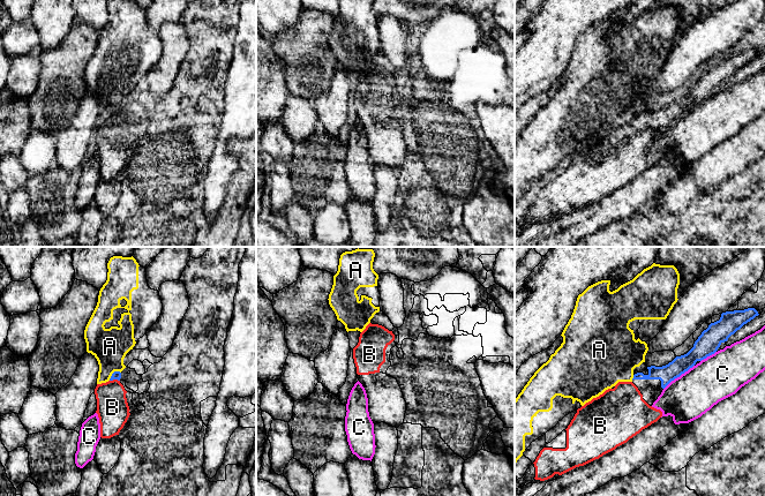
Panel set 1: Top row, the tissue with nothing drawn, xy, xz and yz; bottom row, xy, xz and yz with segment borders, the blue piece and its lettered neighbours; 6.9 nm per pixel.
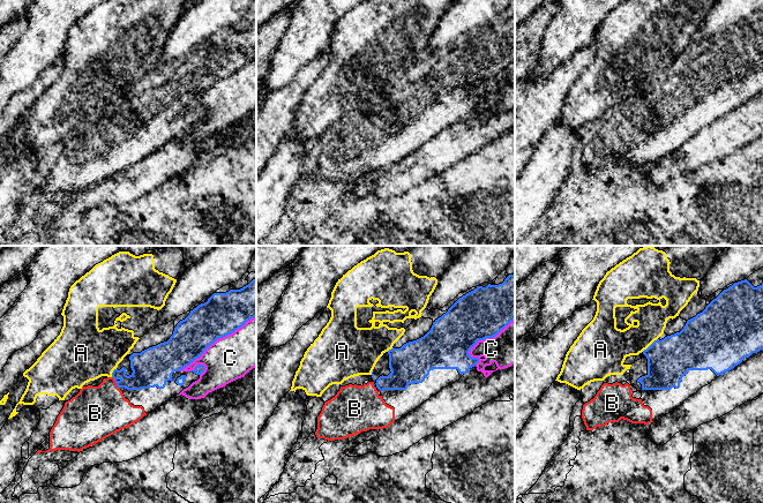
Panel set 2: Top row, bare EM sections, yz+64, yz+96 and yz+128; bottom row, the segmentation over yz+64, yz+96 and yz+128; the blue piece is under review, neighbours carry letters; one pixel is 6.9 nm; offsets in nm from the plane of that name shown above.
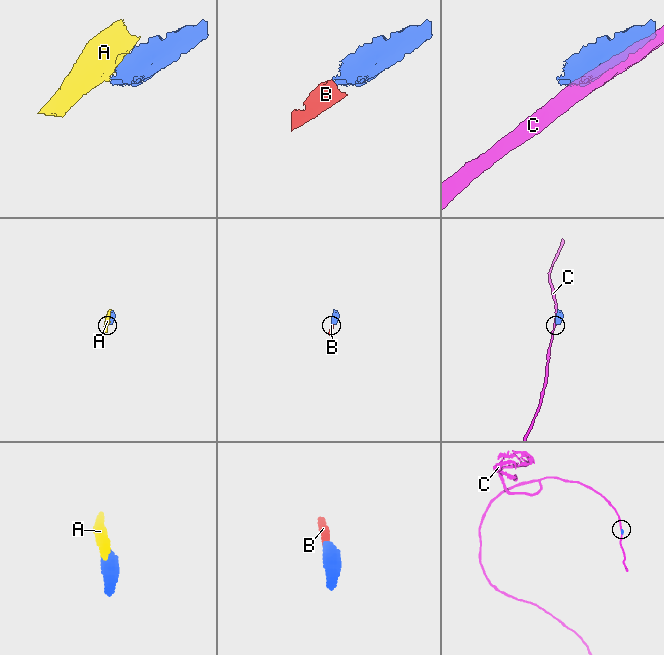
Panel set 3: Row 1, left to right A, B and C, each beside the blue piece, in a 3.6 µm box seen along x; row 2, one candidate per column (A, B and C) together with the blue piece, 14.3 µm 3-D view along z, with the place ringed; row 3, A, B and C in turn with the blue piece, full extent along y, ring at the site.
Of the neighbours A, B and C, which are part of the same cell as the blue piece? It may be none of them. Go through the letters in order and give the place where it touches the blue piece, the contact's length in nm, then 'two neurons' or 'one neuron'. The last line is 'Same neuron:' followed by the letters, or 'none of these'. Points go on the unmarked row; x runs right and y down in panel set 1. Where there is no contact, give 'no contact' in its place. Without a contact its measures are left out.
A: contact xy (113, 114); length 110 nm; two neurons
B: contact xy (114, 120); length 70 nm; one neuron
C: contact yz (679, 118); length 280 nm; two neurons
Same neuron: B

